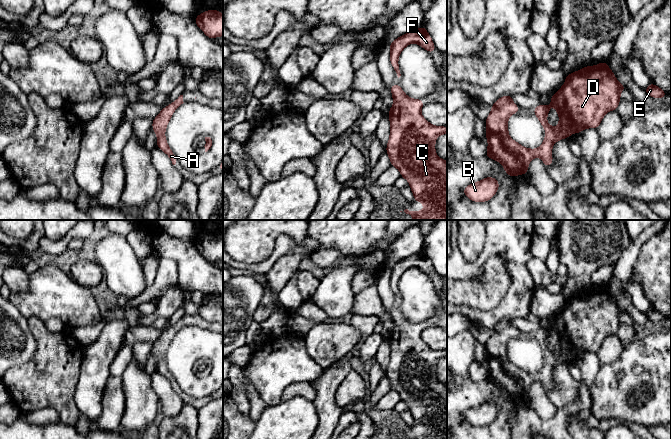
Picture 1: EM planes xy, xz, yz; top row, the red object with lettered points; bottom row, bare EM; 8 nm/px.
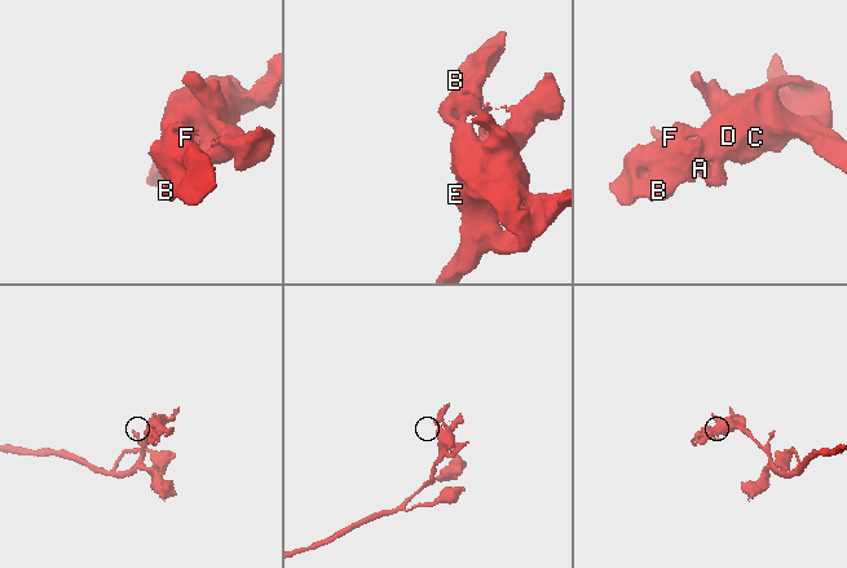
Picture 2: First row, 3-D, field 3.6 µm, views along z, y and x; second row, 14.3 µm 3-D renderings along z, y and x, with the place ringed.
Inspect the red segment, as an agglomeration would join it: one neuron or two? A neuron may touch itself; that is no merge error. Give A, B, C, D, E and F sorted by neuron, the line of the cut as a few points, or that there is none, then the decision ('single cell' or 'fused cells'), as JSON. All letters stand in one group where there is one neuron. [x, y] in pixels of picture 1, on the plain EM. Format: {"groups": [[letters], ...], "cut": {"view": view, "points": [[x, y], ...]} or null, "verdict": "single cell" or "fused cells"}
{"groups": [["A", "B", "C", "D", "E", "F"]], "cut": null, "verdict": "single cell"}

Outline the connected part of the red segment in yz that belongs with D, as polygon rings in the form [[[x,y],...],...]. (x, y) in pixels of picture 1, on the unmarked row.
[[[606,285],[599,286],[596,290],[587,290],[579,295],[568,298],[564,309],[551,320],[554,332],[559,338],[558,351],[552,351],[547,347],[547,338],[551,332],[539,328],[532,336],[538,341],[546,359],[542,369],[537,373],[528,373],[511,363],[508,358],[508,342],[511,338],[518,337],[520,332],[512,325],[512,319],[506,319],[493,327],[492,335],[485,344],[488,373],[485,380],[502,388],[506,398],[516,401],[518,398],[527,398],[530,385],[537,380],[543,384],[546,392],[553,387],[552,370],[555,366],[568,362],[572,357],[580,357],[586,352],[597,353],[604,339],[612,334],[617,334],[621,324],[620,316],[627,313],[616,302]]]

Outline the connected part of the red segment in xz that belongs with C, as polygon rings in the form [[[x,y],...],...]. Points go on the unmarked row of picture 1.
[[[394,308],[393,310],[388,311],[391,316],[392,316],[392,322],[394,324],[393,330],[388,336],[388,340],[390,343],[390,362],[387,367],[387,372],[386,372],[386,377],[388,378],[390,385],[391,385],[391,390],[396,391],[399,393],[401,397],[401,402],[406,402],[409,406],[410,413],[413,416],[414,420],[414,425],[420,425],[424,430],[425,434],[424,435],[409,435],[408,433],[405,433],[404,436],[409,439],[447,439],[447,385],[439,382],[436,379],[435,376],[435,365],[436,362],[439,359],[442,358],[447,358],[447,351],[443,350],[434,350],[431,349],[422,339],[421,339],[421,332],[424,330],[423,328],[423,323],[412,323],[409,322],[402,314],[402,312],[397,308]]]

